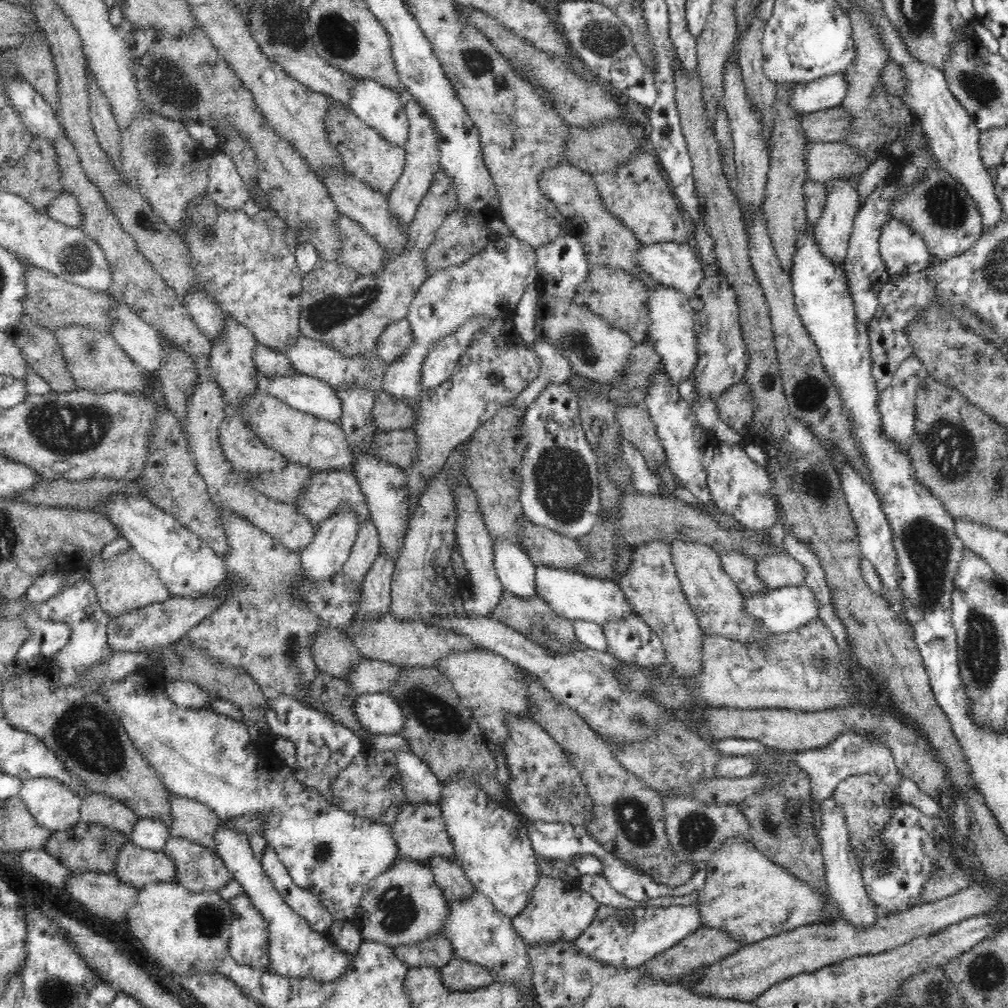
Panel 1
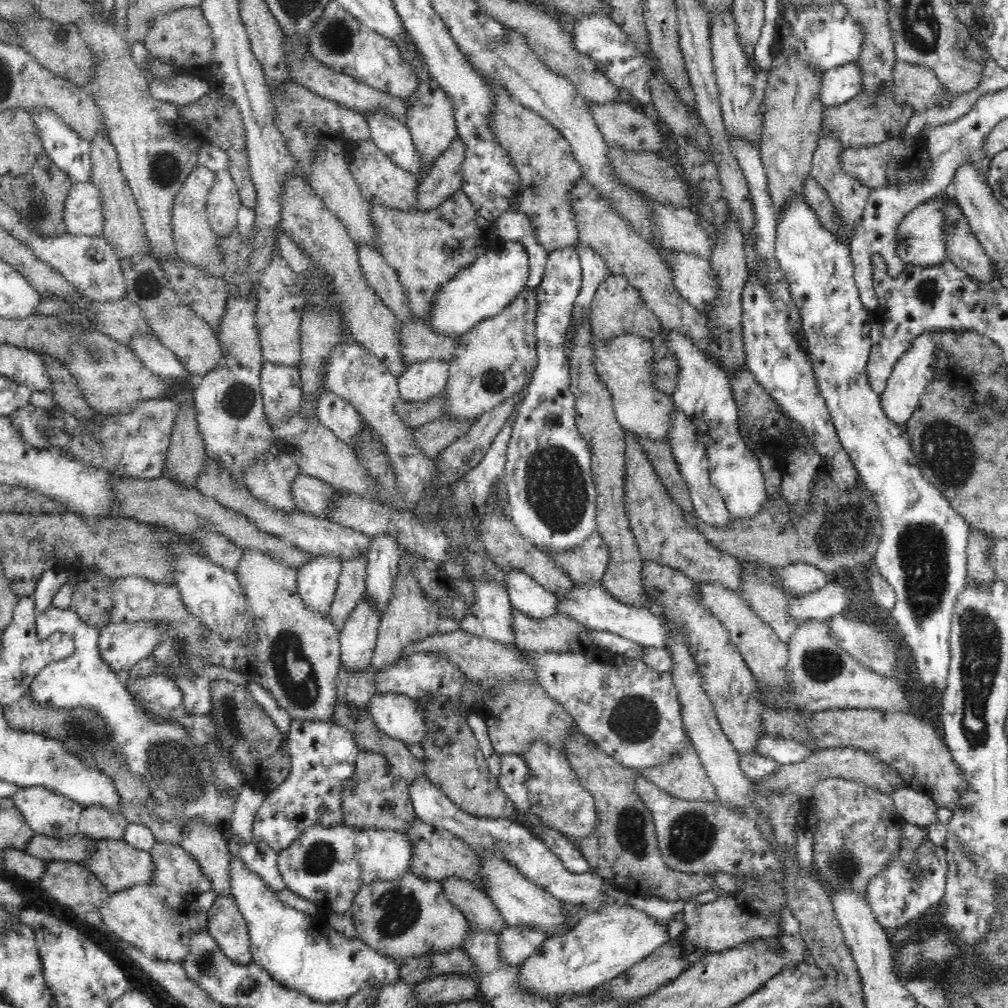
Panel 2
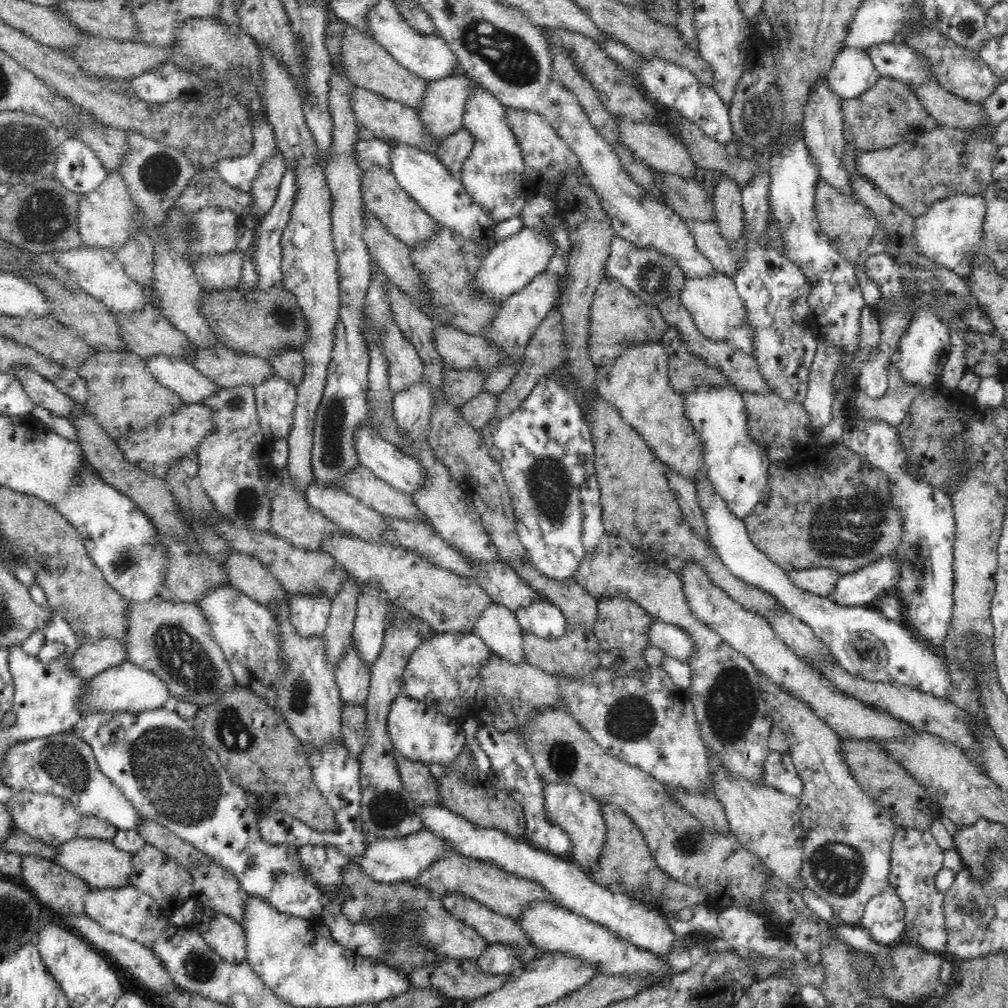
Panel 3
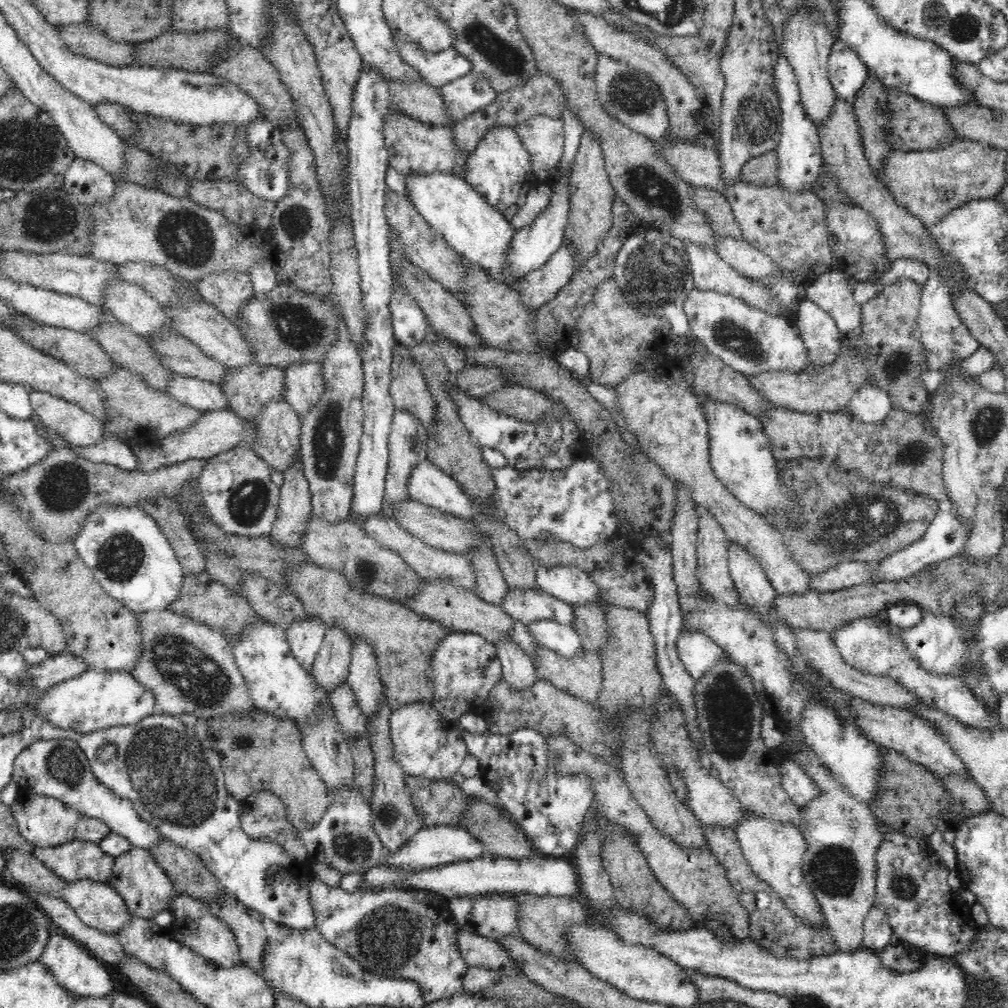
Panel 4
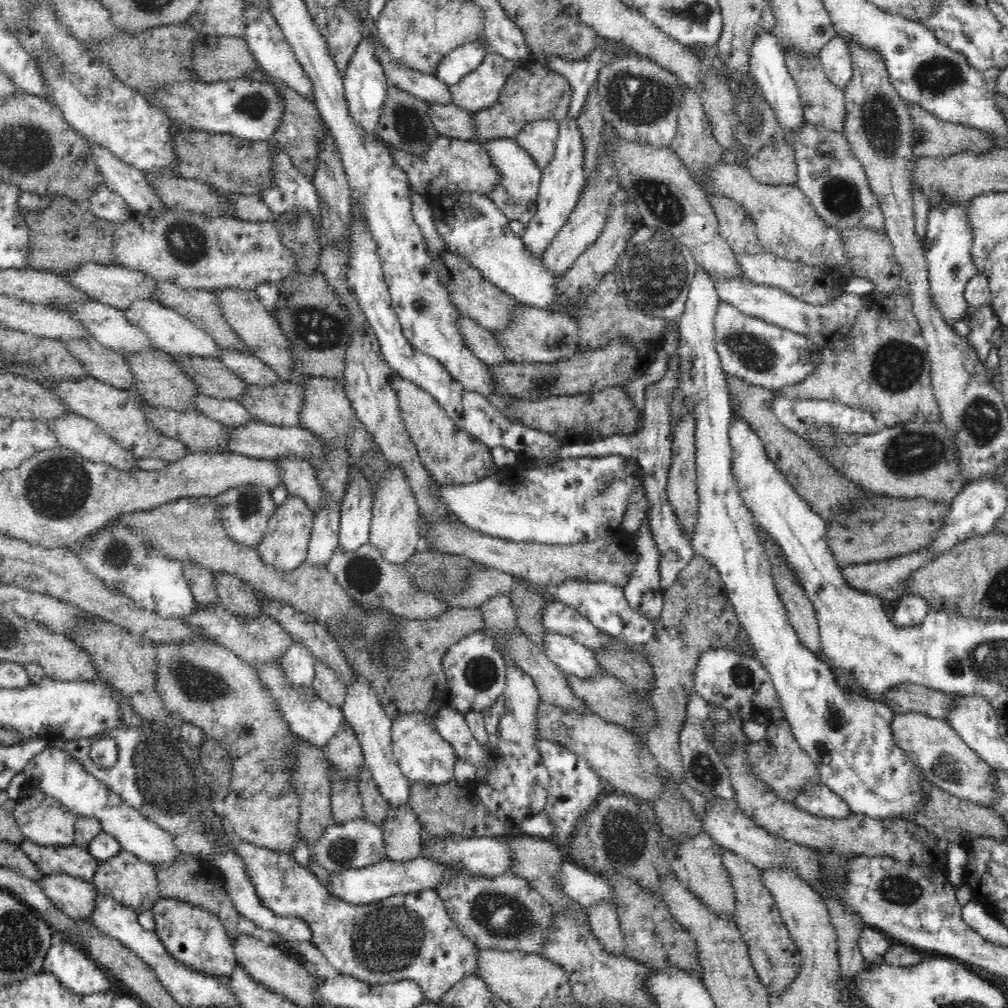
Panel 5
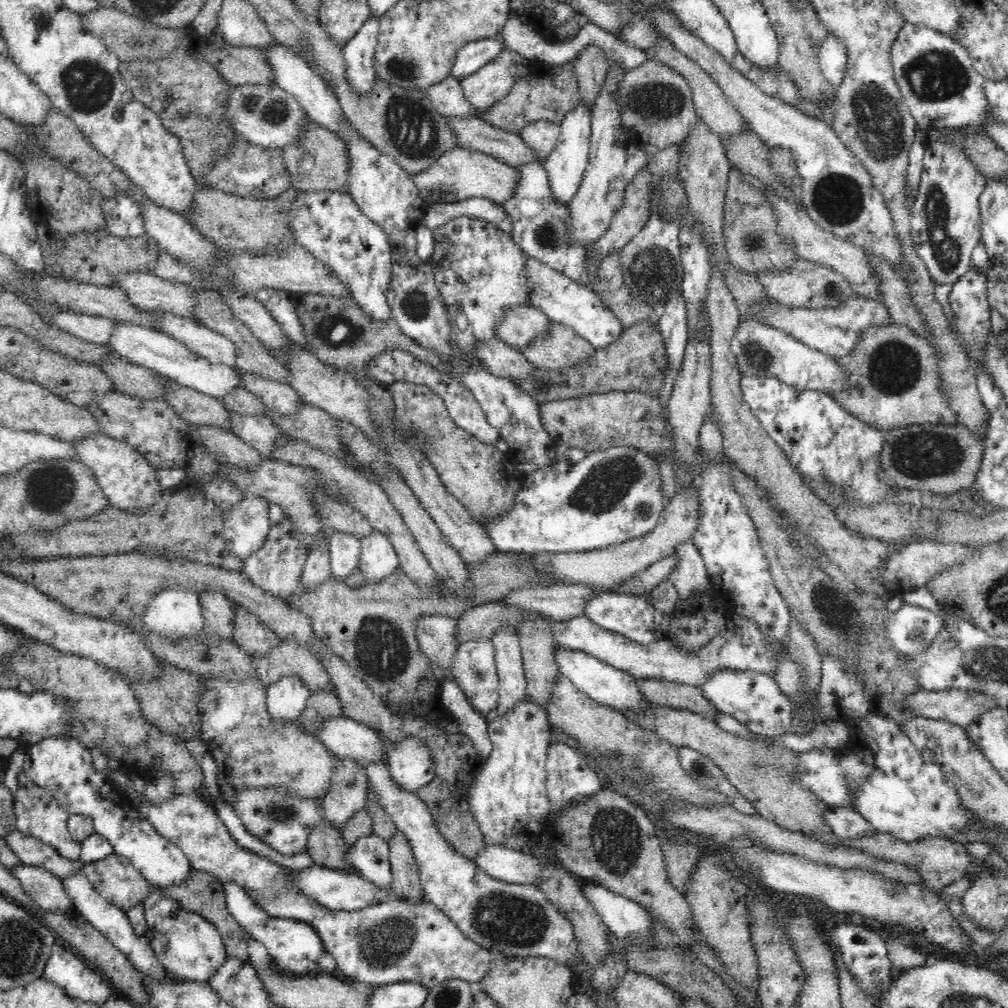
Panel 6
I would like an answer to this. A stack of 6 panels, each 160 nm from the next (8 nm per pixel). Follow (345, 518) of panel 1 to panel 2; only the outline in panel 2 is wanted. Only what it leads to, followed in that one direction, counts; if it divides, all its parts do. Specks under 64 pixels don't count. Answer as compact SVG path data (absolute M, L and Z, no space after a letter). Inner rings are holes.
M314 556L297 574L298 593L308 610L329 614L343 562L336 556Z

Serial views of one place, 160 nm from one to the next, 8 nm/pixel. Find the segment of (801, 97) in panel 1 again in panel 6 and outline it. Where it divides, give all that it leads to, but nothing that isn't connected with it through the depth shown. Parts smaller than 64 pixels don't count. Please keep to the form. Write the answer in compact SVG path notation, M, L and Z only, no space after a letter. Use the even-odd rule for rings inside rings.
M828 35L819 50L819 67L830 85L837 88L842 84L847 69L846 45L834 35Z

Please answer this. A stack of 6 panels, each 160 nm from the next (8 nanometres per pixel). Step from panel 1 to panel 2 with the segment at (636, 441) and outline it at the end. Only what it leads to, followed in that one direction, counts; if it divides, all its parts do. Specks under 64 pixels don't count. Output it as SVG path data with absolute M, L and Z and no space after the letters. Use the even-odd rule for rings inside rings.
M636 437L636 439L638 439L640 447L644 449L644 453L648 455L648 459L652 461L654 471L658 473L660 481L666 487L674 502L678 503L678 506L685 513L692 514L692 512L695 512L686 479L682 477L682 473L678 469L678 463L676 463L670 444L668 442L652 442L639 437Z

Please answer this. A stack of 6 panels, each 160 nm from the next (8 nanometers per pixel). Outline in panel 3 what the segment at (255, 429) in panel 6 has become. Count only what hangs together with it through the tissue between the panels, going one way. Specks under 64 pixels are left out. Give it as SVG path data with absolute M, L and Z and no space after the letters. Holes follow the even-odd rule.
M159 355L146 359L150 374L166 388L175 392L183 404L204 404L214 396L218 384L204 376L193 364L178 357Z

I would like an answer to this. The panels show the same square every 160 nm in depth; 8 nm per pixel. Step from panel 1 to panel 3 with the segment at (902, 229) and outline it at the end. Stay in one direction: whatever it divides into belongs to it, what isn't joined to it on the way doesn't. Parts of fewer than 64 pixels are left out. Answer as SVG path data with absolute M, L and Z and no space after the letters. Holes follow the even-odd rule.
M952 194L948 198L942 198L930 206L930 210L914 220L914 251L918 255L930 258L947 269L959 274L964 278L972 272L972 259L968 257L968 252L975 252L978 256L978 250L984 245L985 234L983 224L986 214L986 201L981 194Z

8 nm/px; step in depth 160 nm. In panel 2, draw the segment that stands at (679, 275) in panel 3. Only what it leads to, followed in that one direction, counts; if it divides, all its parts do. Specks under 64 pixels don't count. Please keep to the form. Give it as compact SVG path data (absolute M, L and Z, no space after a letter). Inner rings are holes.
M578 242L575 244L576 252L578 253L581 269L582 269L582 286L575 302L572 312L571 326L566 335L567 342L565 343L565 356L570 360L572 354L572 337L574 332L591 318L590 305L594 300L595 291L604 283L612 272L608 269L606 261L594 251L594 249Z

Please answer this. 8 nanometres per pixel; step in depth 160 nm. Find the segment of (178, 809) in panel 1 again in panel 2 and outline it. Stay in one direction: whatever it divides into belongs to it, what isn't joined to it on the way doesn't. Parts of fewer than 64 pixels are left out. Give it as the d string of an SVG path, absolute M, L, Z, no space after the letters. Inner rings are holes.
M190 818L190 821L188 825L184 825L182 848L201 866L203 874L209 878L211 889L218 897L231 896L230 862L233 856L222 837L221 827L208 827L203 818Z

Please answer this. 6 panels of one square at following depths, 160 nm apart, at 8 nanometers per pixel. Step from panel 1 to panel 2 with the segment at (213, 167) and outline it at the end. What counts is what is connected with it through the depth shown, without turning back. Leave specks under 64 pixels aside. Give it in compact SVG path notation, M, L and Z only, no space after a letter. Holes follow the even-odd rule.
M228 169L216 172L217 188L207 200L207 215L211 229L219 238L226 238L237 228L237 214L243 207L238 187Z

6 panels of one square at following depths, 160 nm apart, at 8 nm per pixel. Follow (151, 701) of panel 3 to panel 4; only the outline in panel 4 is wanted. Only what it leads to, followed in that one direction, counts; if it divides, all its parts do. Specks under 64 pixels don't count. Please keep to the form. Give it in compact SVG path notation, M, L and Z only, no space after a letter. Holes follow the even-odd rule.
M98 671L86 672L51 686L37 696L35 709L42 720L58 728L70 728L77 732L102 731L112 726L138 724L154 710L155 696L146 690L130 672Z

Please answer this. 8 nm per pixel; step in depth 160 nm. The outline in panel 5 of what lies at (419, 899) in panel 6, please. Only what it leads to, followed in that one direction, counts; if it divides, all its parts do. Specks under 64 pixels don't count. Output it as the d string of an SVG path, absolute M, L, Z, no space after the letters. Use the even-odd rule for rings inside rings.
M410 806L392 809L381 825L387 859L392 862L408 862L420 857L422 825Z

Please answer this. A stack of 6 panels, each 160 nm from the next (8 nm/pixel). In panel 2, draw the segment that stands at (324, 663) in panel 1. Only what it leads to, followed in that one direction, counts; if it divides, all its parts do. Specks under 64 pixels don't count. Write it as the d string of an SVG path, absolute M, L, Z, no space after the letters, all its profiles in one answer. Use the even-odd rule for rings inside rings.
M340 666L340 672L336 678L337 700L347 704L350 708L366 709L370 698L376 694L374 689L375 672L371 666L362 672L347 672Z

